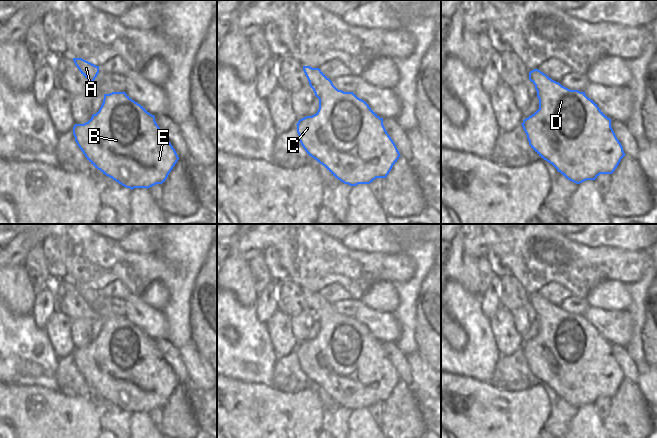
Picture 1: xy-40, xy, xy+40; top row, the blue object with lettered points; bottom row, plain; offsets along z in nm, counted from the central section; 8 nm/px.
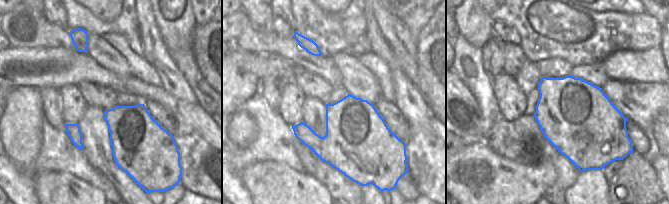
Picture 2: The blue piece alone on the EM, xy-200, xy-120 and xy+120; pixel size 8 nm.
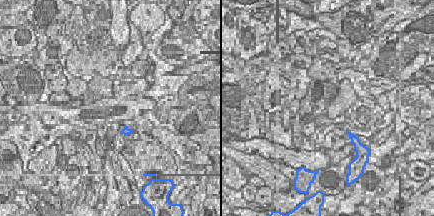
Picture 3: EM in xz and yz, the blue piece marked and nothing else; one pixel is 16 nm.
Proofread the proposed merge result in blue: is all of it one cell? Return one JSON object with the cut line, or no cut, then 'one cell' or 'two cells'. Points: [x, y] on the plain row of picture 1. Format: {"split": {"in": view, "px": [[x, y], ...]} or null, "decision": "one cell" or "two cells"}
{"split": null, "decision": "one cell"}

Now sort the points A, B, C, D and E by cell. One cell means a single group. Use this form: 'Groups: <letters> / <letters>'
Groups: A B C D E.

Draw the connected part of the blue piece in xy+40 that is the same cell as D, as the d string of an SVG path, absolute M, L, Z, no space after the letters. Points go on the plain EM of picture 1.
M538 293L529 296L529 304L535 309L539 333L521 348L531 372L544 384L552 388L568 404L580 408L595 404L600 398L612 398L625 380L608 342L585 316L570 314Z

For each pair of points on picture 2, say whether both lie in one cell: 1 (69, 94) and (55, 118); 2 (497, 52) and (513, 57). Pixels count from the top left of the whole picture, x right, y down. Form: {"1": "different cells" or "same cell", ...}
{"1": "different cells", "2": "different cells"}

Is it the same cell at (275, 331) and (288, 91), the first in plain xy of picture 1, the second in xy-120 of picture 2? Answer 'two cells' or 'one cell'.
one cell

